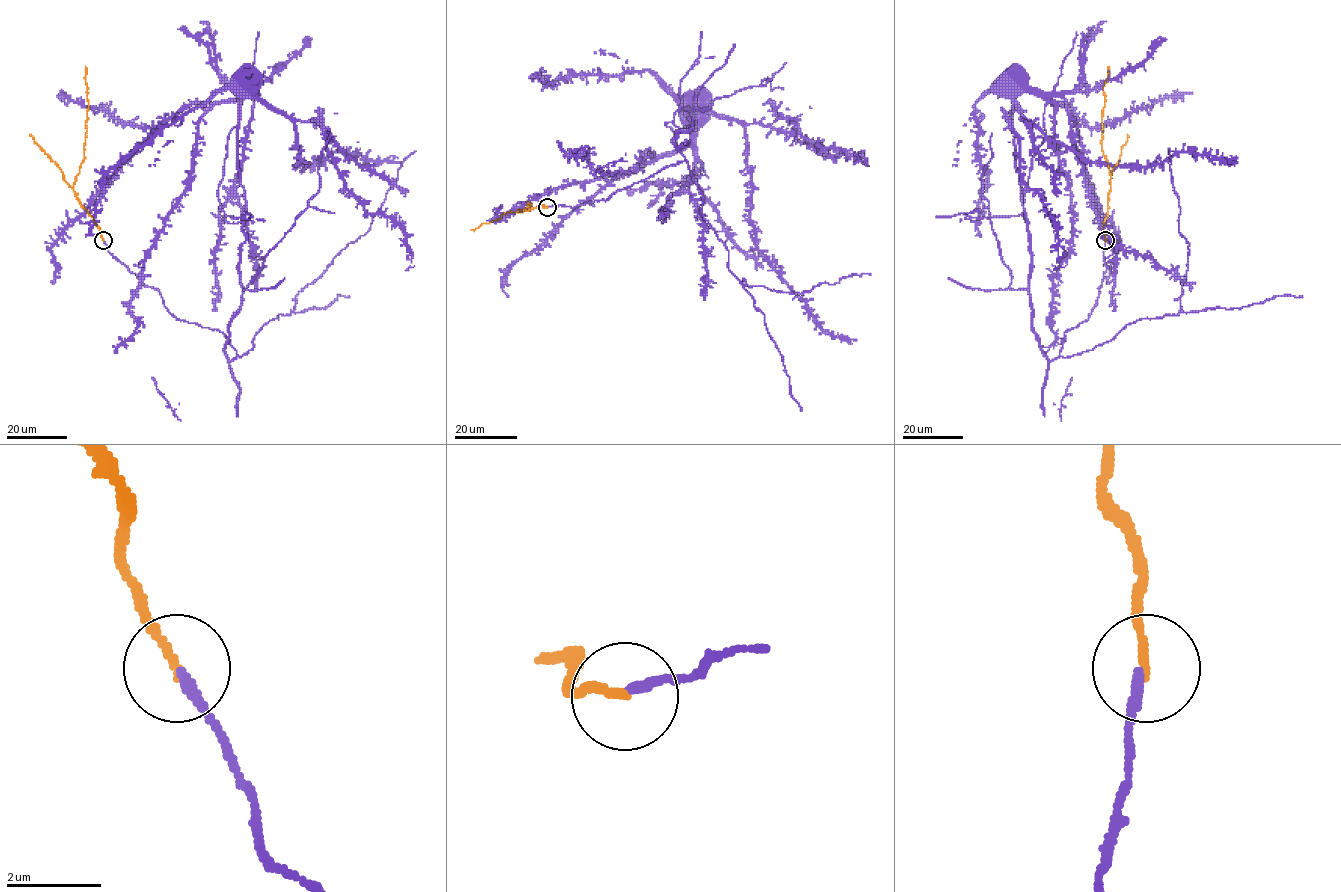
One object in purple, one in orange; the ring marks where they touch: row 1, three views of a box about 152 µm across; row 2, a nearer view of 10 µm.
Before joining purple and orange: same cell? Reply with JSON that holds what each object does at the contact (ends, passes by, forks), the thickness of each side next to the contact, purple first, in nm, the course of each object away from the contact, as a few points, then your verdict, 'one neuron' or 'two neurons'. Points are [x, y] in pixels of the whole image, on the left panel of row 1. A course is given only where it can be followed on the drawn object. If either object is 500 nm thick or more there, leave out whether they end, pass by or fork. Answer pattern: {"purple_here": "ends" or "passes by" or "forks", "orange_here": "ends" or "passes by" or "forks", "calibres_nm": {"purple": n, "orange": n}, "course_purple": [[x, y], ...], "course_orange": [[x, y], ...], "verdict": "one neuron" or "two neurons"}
{"purple_here": "ends", "orange_here": "ends", "calibres_nm": {"purple": 220, "orange": 160}, "course_purple": [[103, 240], [169, 312], [221, 331], [236, 356], [230, 361], [224, 345], [241, 303], [242, 79]], "course_orange": [[103, 240], [99, 227], [73, 188], [86, 141], [89, 102], [86, 67]], "verdict": "one neuron"}

